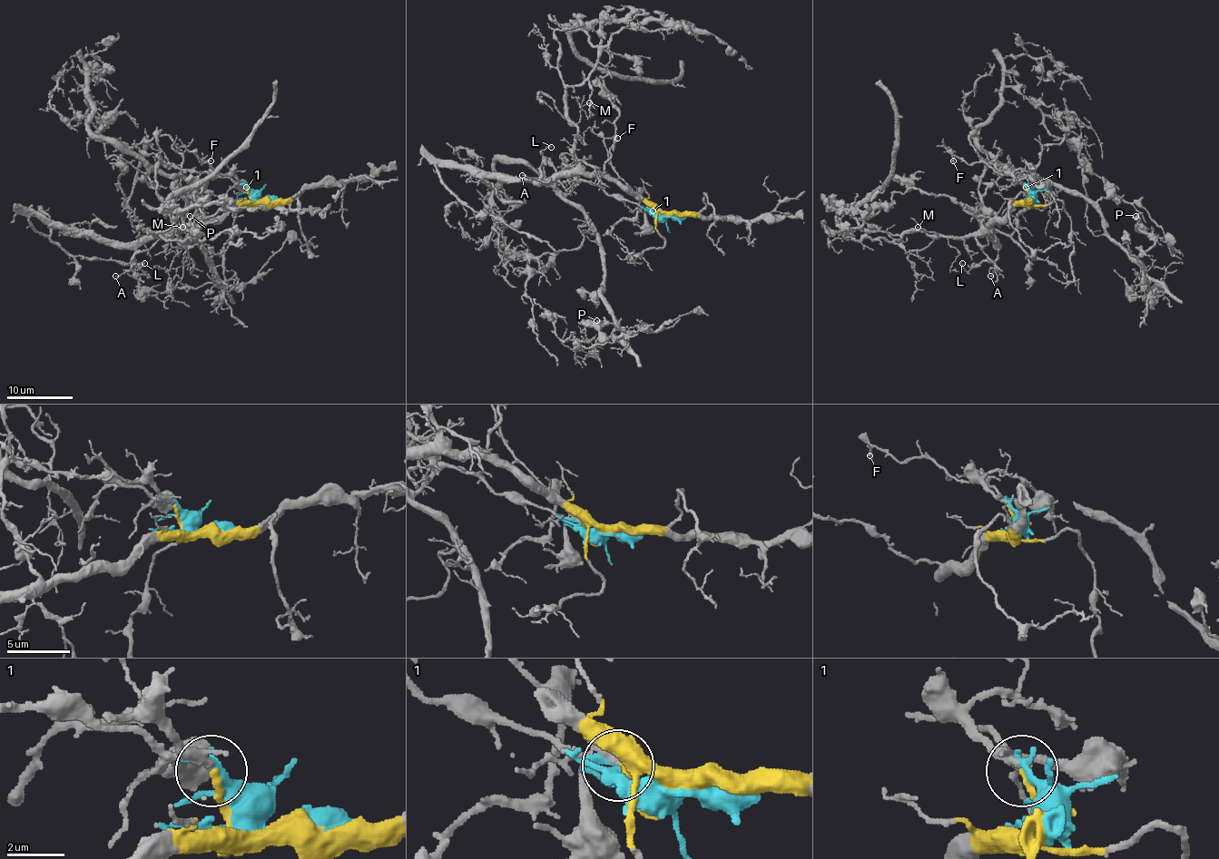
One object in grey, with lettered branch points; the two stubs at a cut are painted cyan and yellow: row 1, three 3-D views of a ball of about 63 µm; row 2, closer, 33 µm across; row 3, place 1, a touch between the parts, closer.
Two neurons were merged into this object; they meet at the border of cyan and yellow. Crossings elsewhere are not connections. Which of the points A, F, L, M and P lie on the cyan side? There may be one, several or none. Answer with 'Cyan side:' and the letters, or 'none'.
Cyan side: P

